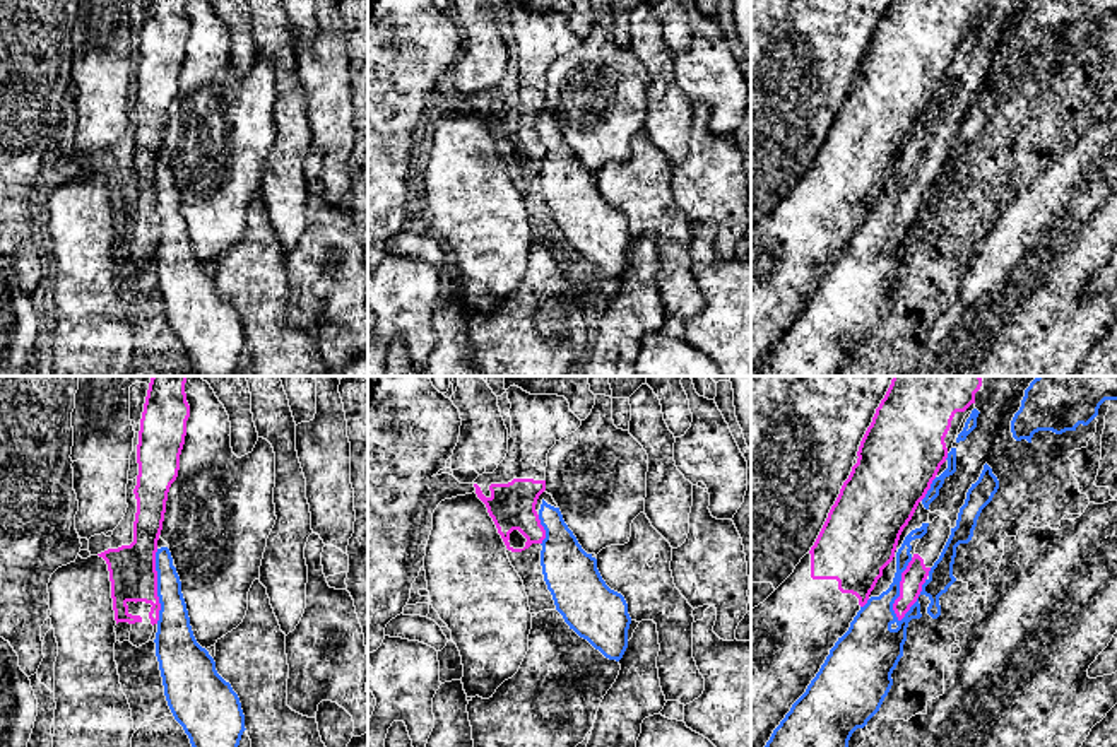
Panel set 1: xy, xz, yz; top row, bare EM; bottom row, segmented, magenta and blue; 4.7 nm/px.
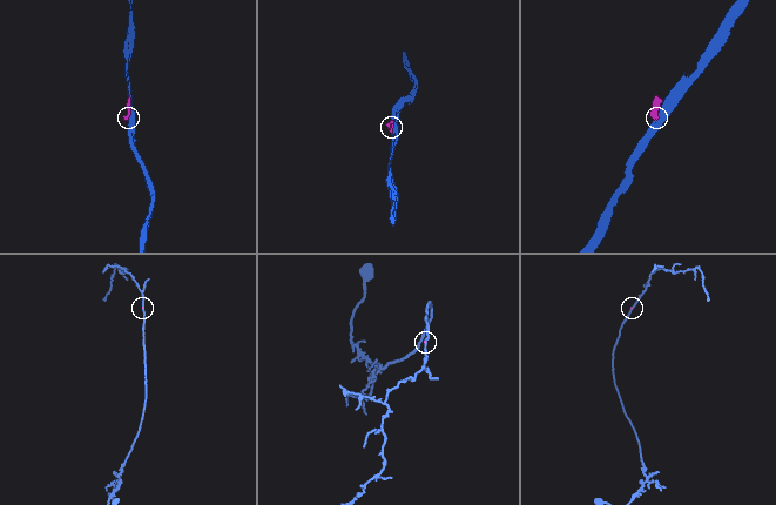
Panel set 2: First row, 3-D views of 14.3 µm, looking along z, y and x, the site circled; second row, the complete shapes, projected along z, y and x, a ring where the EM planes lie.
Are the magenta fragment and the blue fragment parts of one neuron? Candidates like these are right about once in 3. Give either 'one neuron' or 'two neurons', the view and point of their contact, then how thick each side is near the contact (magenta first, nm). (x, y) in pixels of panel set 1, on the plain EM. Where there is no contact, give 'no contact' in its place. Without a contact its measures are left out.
two neurons; meets magenta in yz at (900, 207); 110 nm thick on the magenta side, 200 nm on the other

